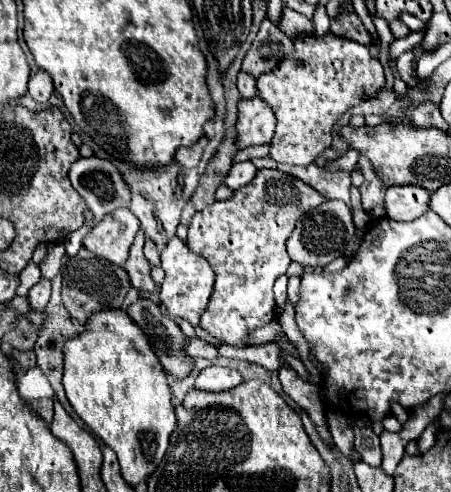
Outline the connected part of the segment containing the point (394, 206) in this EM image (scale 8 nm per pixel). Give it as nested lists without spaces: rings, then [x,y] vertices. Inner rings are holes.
[[[417,186],[387,188],[385,212],[389,218],[399,222],[411,222],[423,216],[429,208],[429,192]]]

